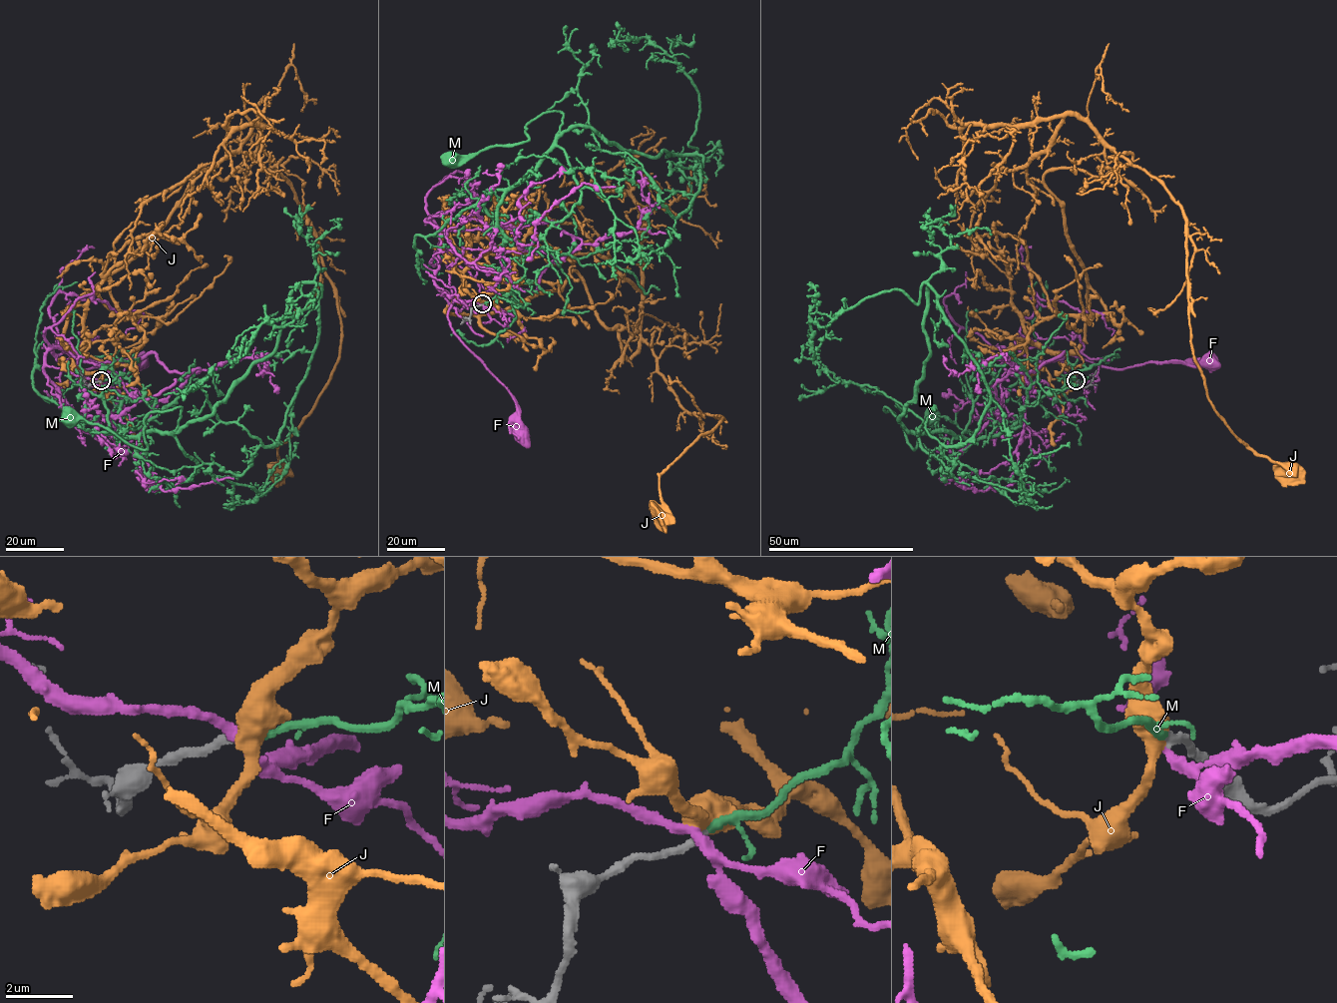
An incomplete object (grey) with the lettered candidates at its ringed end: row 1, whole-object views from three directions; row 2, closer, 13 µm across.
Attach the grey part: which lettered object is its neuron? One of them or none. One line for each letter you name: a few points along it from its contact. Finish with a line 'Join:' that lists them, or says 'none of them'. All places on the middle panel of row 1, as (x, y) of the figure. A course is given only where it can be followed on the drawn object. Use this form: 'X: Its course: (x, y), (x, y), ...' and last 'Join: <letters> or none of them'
M: Its course: (483, 303), (511, 292), (500, 200), (551, 147), (563, 115), (548, 111), (533, 119), (526, 141), (451, 159)
Join: M

